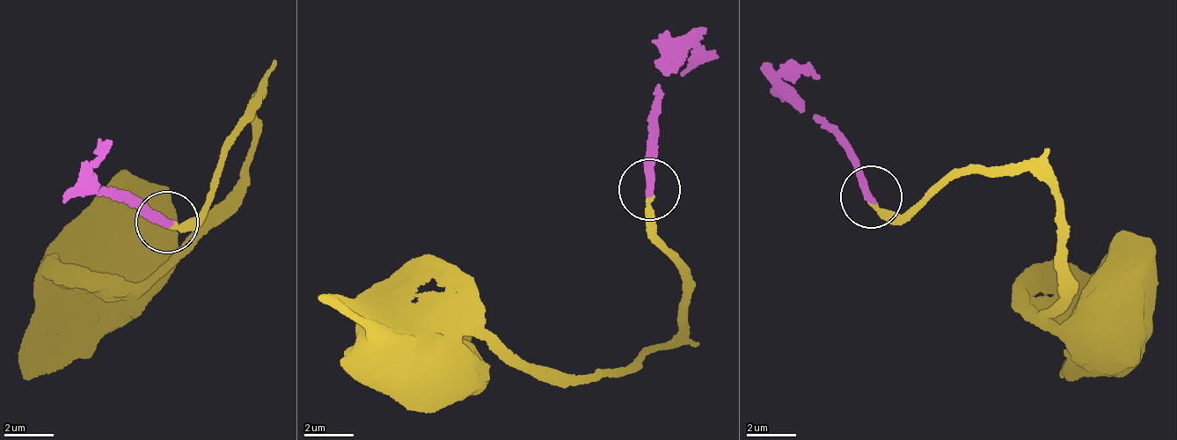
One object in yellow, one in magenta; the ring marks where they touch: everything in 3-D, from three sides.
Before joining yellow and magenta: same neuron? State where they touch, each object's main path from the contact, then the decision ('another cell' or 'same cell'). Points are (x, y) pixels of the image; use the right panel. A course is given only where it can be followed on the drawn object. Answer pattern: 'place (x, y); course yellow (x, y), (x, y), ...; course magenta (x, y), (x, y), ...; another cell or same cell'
place (871, 197); course yellow (873, 201), (907, 216), (957, 175), (1027, 171), (1056, 189), (1063, 288), (1049, 319), (1084, 313); course magenta (873, 195), (840, 140), (804, 108), (790, 59); same cell

